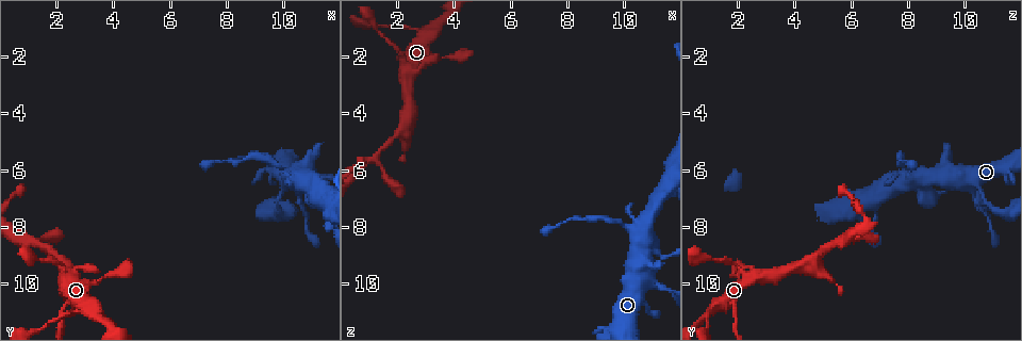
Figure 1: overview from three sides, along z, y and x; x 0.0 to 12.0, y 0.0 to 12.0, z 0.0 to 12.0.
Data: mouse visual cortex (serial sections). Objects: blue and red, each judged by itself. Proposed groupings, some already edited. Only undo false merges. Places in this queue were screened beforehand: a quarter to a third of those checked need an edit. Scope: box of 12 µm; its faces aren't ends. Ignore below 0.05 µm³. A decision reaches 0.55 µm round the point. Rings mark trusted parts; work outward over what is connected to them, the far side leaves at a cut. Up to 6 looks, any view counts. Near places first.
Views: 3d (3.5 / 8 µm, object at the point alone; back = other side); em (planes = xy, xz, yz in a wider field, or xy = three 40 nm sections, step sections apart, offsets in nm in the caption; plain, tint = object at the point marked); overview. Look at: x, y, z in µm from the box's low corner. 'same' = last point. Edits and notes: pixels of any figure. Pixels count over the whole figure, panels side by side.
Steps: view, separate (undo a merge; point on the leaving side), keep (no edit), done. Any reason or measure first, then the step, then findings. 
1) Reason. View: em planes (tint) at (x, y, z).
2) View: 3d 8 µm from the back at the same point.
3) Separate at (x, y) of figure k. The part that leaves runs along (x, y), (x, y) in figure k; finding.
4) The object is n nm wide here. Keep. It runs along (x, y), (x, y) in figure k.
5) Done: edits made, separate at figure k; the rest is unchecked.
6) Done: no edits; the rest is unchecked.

Abrupt turn. View: 3d 3.5 µm at (2.7, 9.4, 2.6).

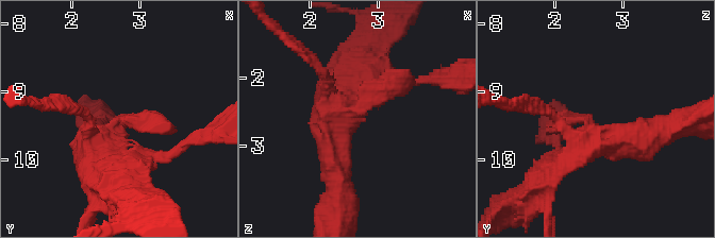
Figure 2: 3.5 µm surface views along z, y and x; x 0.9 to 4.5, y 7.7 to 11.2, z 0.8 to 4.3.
Now the EM. View: em xy step 3 (tint) at (2.75, 9.45, 2.55).

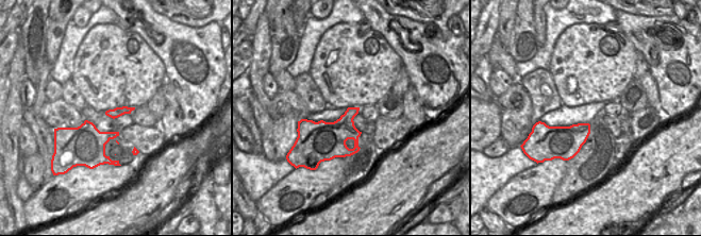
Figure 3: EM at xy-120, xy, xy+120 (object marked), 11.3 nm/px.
Keep. It runs along (113, 163), (97, 143), (126, 117), (171, 131) in figure 2; continuous, no second cell.

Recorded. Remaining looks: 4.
Side arm on a straight run. View: 3d 3.5 µm at (3.1, 10.9, 1.0).

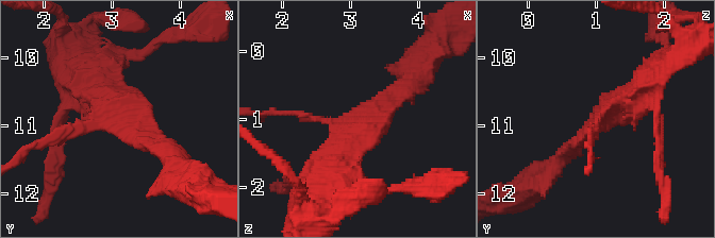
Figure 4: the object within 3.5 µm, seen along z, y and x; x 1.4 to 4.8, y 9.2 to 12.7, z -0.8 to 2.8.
3 arms meet here; the arms are 100, 250, 350 nm wide. View: em xy step 2 (tint) at (3.10, 10.90, 1.10).

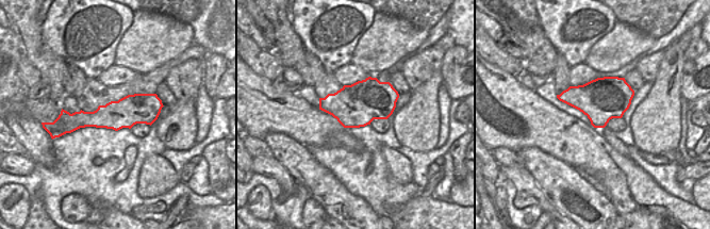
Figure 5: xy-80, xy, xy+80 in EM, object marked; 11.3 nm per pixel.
View: em xy step 1 (tint) at the same point.

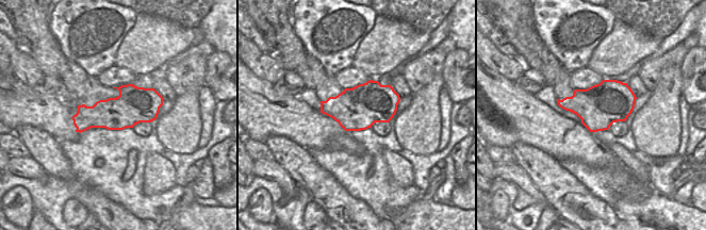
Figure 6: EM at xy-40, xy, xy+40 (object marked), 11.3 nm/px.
Keep. It runs along (654, 71), (562, 156) in figure 4; continuous, no second cell.

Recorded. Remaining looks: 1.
Done: no edits; the rest is unchecked.

